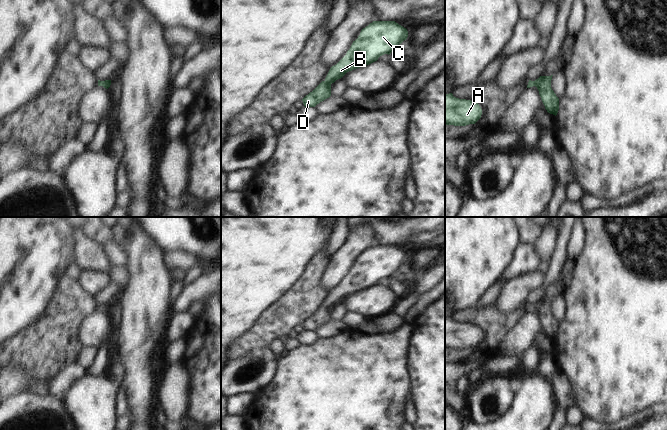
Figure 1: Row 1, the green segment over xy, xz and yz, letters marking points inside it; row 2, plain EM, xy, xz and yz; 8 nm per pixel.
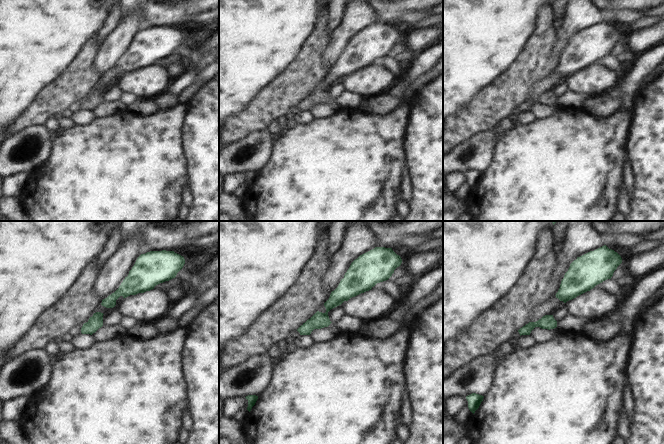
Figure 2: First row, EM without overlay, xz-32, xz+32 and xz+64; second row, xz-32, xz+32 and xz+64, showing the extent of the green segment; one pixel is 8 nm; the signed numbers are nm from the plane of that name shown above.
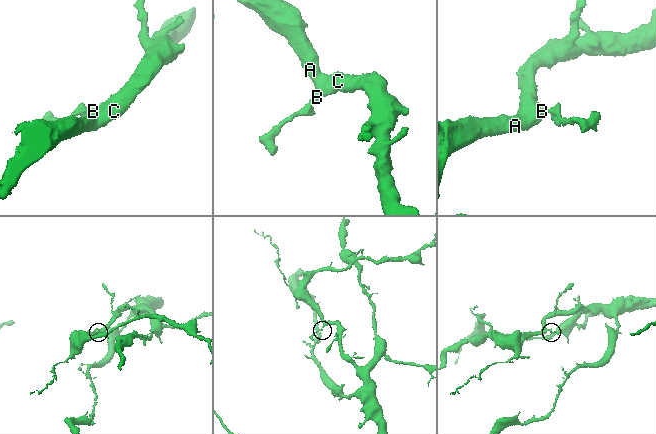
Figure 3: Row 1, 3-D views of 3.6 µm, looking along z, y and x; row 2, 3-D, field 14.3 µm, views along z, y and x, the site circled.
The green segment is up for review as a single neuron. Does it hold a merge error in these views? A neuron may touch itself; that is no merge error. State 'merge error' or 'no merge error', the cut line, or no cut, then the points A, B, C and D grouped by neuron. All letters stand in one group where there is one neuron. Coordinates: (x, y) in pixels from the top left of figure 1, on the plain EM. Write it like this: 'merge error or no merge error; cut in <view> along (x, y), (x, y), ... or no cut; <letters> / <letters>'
no merge error; no cut; A B C D

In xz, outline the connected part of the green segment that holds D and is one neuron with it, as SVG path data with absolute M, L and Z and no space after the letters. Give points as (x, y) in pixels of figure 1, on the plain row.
M373 245L363 252L346 279L332 290L325 302L302 325L305 331L315 331L331 320L331 308L347 296L369 289L384 278L391 278L408 261L408 255L395 245Z

